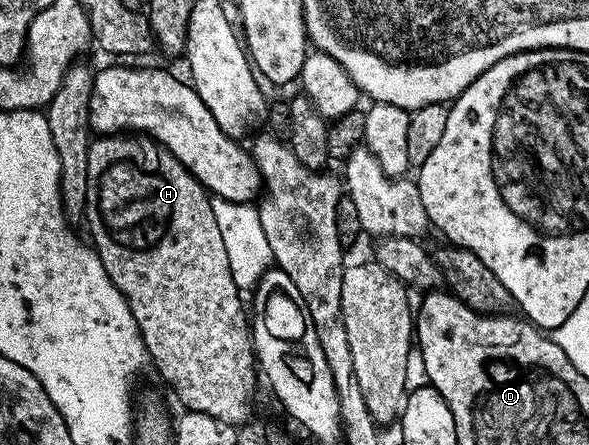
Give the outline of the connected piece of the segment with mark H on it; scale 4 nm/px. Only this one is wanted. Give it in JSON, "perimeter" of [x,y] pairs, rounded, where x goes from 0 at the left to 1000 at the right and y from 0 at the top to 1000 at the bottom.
{"perimeter":[[[170,303],[151,324],[149,373],[146,375],[146,447],[143,449],[141,494],[149,497],[153,548],[173,582],[173,600],[180,600],[180,618],[207,654],[228,717],[234,726],[234,744],[248,771],[248,789],[255,804],[256,827],[272,836],[272,847],[292,872],[292,883],[312,908],[311,917],[323,928],[357,933],[357,942],[370,942],[385,955],[413,960],[428,928],[428,863],[438,856],[436,807],[428,782],[428,742],[424,712],[418,701],[418,676],[411,670],[411,652],[397,636],[397,618],[390,609],[390,573],[384,573],[384,546],[377,546],[377,519],[370,519],[370,492],[360,472],[363,452],[351,425],[307,362],[295,357],[282,330],[275,330],[255,308],[243,303]]]}

